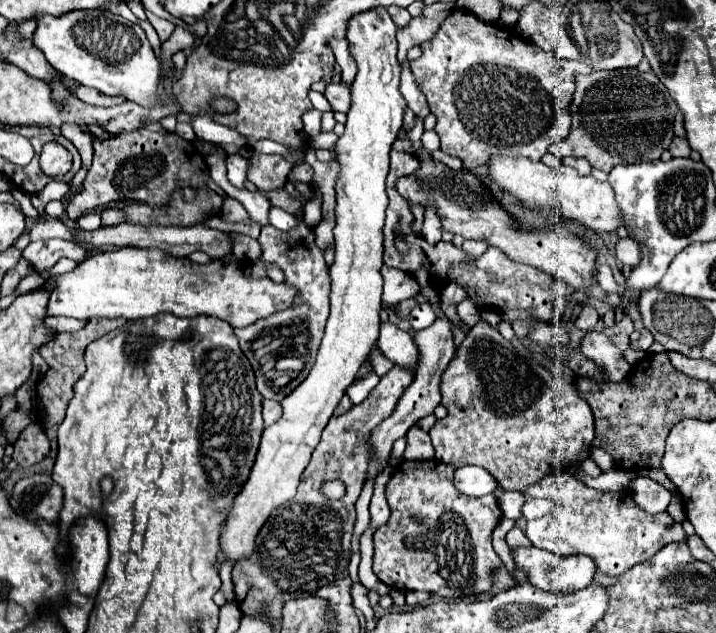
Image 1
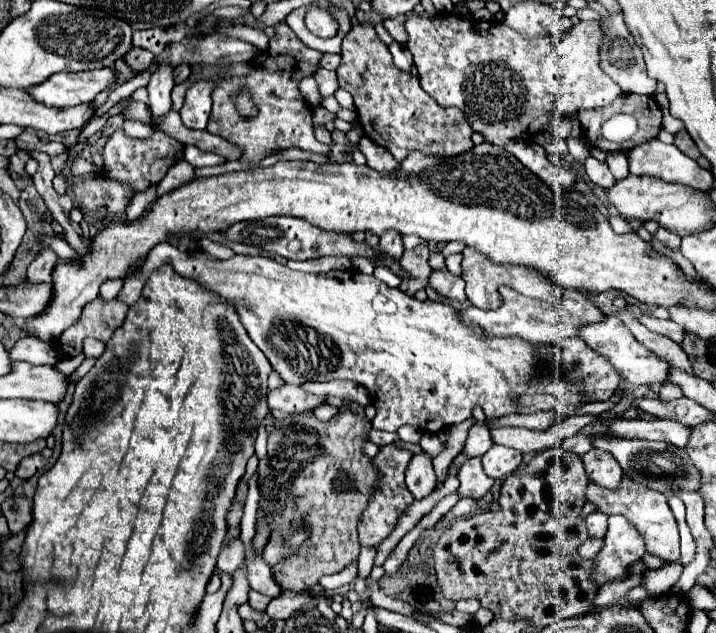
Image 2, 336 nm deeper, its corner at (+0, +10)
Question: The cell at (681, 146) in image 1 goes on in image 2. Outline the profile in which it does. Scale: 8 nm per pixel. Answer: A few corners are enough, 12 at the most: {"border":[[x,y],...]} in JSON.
{"border":[[686,129],[676,133],[676,145],[692,159],[700,157],[696,143]]}

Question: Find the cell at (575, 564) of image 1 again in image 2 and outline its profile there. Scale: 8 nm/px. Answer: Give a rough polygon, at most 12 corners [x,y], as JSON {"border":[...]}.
{"border":[[600,511],[586,517],[590,537],[604,537],[608,517]]}

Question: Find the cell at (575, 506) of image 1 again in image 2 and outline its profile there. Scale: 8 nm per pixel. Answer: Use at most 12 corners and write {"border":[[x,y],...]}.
{"border":[[624,479],[590,483],[588,501],[624,515],[648,553],[680,561],[678,523],[662,493]]}

